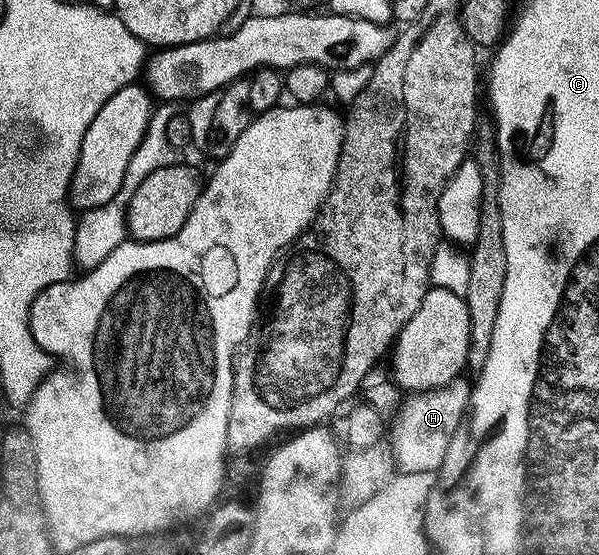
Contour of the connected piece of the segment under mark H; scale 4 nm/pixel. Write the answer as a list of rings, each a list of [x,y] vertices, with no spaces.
[[[460,377],[437,390],[416,392],[405,397],[407,399],[397,415],[397,433],[393,437],[393,455],[404,474],[442,472],[470,410],[472,386],[465,380]]]

